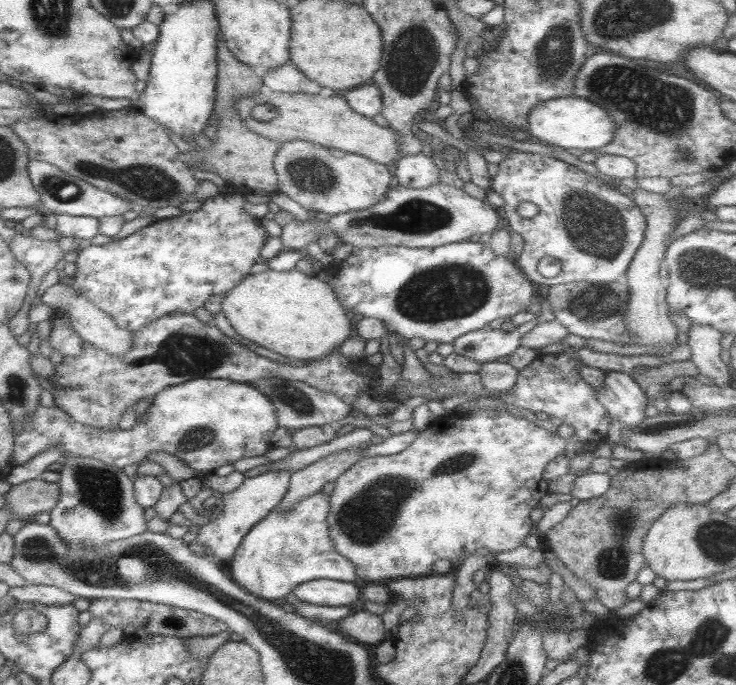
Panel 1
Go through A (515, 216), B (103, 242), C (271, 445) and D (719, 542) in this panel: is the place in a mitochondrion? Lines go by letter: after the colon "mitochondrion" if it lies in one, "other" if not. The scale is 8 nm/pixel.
A: other
B: other
C: other
D: mitochondrion

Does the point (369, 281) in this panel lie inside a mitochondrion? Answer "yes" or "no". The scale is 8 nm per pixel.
no

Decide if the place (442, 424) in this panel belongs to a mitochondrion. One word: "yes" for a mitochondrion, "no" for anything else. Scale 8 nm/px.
no

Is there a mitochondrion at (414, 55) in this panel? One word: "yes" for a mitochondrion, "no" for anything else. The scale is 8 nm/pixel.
yes

